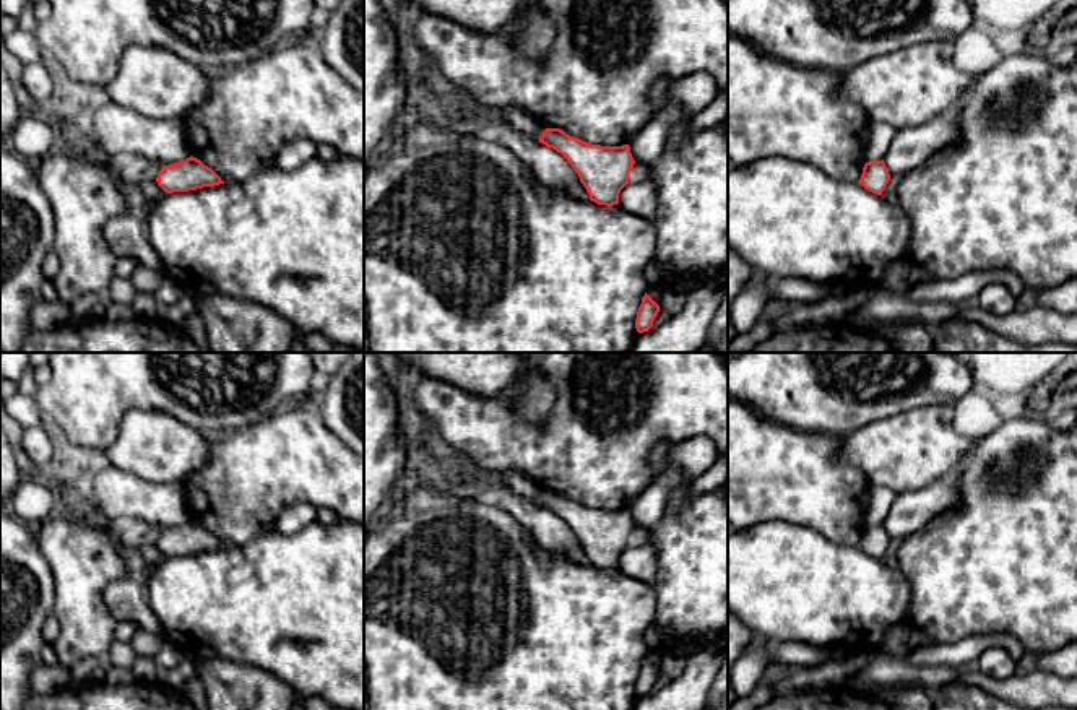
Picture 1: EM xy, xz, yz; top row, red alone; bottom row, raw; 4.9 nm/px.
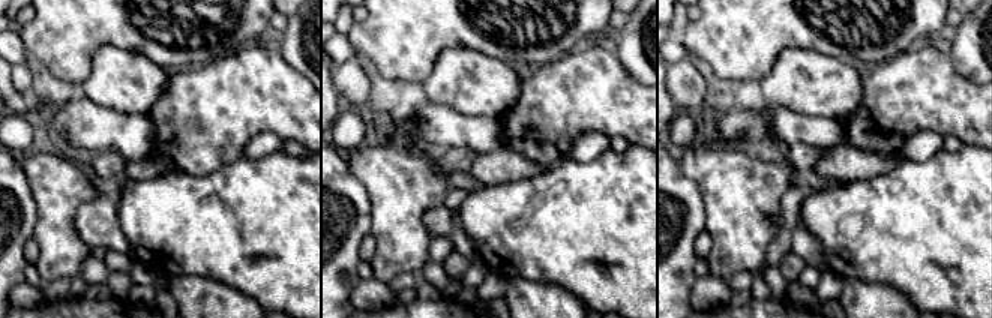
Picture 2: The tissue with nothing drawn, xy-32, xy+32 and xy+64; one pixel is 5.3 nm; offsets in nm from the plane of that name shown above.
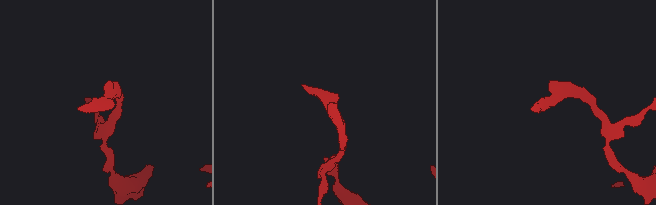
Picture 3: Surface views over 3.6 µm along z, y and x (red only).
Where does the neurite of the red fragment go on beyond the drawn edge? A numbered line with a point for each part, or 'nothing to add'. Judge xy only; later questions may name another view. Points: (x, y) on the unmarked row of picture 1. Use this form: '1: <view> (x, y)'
nothing to add

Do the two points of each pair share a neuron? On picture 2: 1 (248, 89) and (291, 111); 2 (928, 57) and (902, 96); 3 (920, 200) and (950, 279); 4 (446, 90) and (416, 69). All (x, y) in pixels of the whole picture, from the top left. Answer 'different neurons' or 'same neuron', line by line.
1: same neuron
2: same neuron
3: same neuron
4: different neurons

